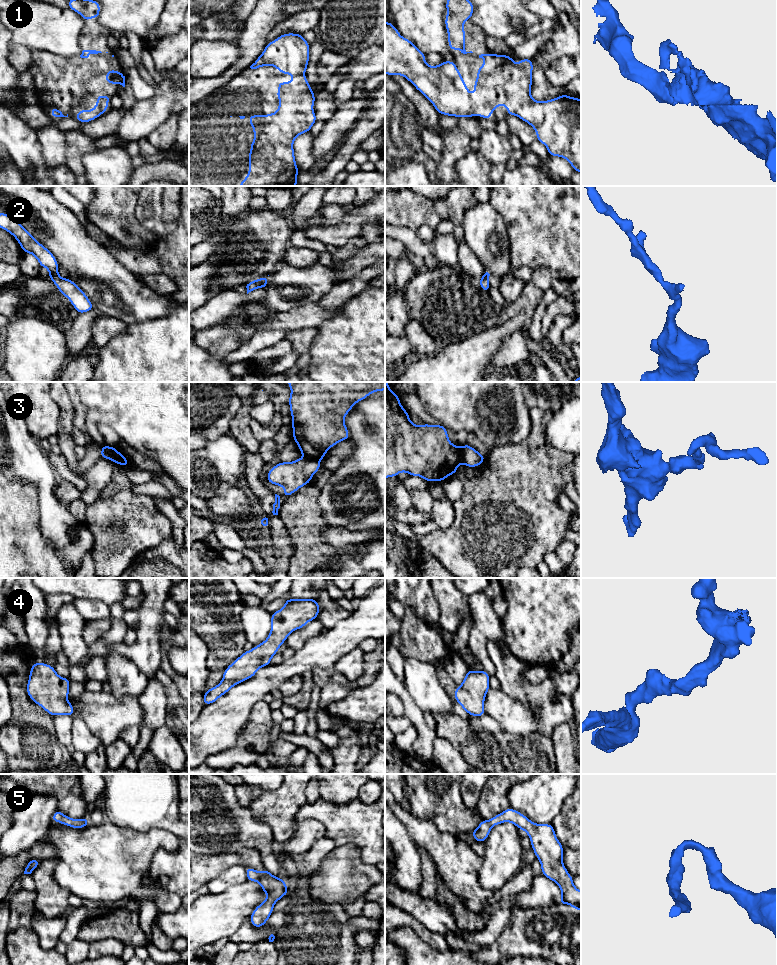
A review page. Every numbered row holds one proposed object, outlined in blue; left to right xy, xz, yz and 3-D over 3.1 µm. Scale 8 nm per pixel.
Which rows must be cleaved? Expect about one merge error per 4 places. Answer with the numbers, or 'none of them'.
3

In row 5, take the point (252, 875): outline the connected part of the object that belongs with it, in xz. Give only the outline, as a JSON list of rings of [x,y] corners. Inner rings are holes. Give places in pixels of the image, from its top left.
[[[247,867],[247,881],[258,882],[267,898],[259,904],[250,916],[250,922],[256,928],[261,928],[273,913],[273,907],[277,901],[289,893],[285,880],[273,876],[268,870],[261,872]]]

